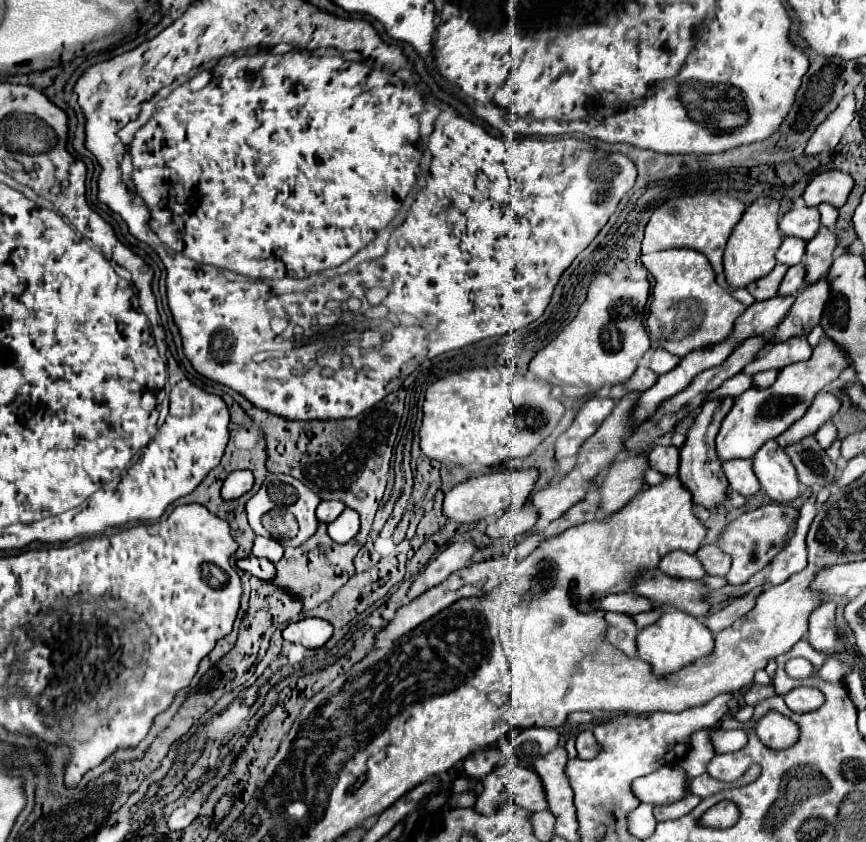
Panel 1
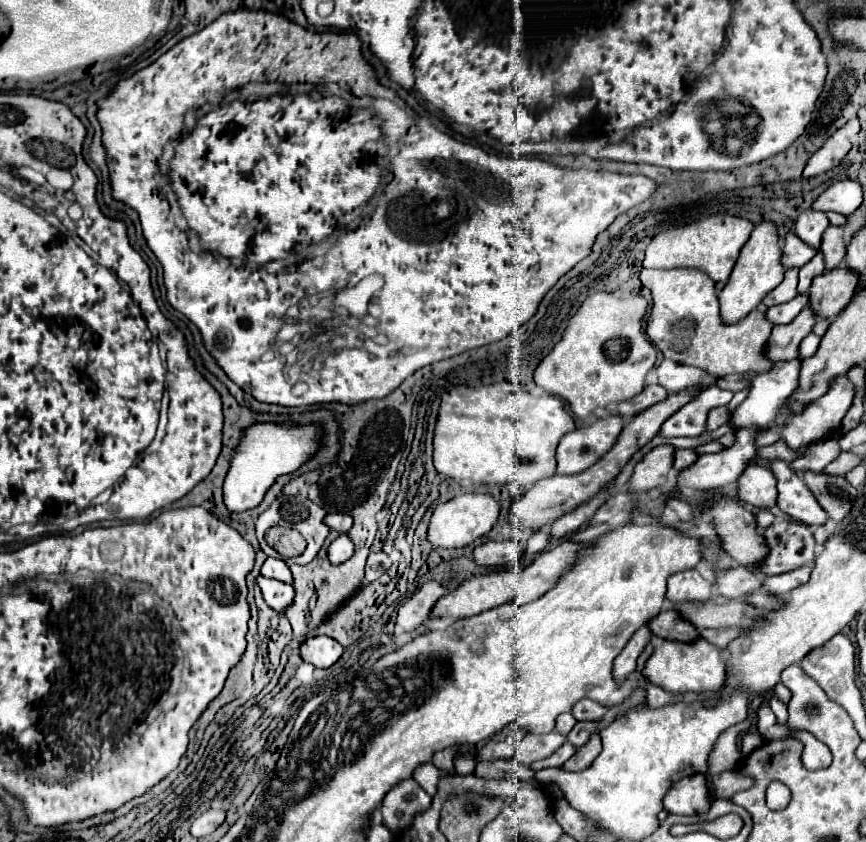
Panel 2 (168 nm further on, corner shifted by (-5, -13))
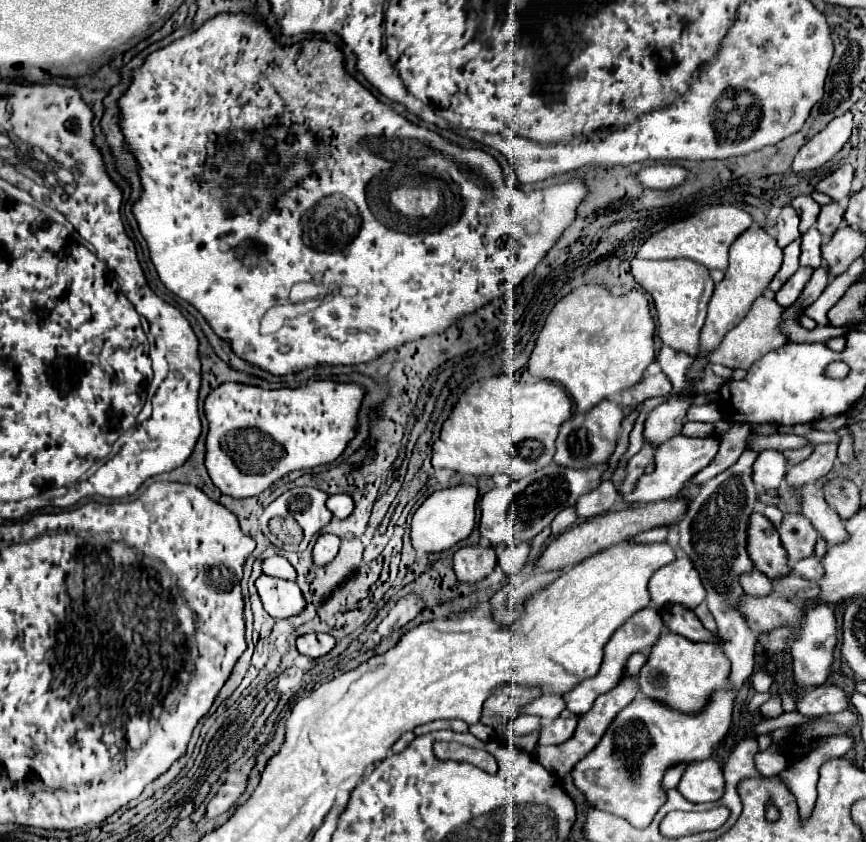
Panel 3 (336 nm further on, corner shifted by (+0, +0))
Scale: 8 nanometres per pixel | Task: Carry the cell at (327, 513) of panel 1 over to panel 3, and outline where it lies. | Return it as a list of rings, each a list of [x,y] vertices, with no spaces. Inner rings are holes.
[[[330,495],[326,507],[332,511],[336,519],[346,519],[354,511],[354,501],[348,495]]]

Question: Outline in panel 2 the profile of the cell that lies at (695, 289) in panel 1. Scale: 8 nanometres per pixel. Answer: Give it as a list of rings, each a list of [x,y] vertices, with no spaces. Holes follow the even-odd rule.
[[[695,268],[671,270],[641,270],[641,282],[651,290],[653,308],[647,320],[649,340],[663,352],[665,358],[701,368],[717,378],[741,372],[767,372],[773,362],[765,360],[763,346],[771,334],[771,324],[759,310],[735,324],[725,324],[719,314],[715,282],[705,272]]]

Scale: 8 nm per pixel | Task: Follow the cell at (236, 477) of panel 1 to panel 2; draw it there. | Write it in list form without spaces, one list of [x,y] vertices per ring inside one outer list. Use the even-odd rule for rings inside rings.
[[[255,424],[245,432],[245,438],[241,440],[237,454],[231,460],[231,468],[227,472],[225,484],[223,484],[223,496],[225,496],[225,506],[231,512],[243,512],[249,508],[255,508],[269,486],[275,482],[277,476],[281,474],[291,474],[295,472],[303,462],[307,462],[319,442],[321,430],[313,424],[309,426],[277,426],[277,424]]]

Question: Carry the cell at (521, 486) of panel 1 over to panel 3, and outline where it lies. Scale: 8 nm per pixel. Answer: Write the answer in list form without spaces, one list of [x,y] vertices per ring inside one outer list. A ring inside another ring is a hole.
[[[470,485],[448,487],[432,493],[412,517],[412,523],[410,523],[412,547],[420,553],[442,553],[458,545],[460,541],[464,541],[474,529],[476,499],[478,499],[478,491],[476,487],[470,487]]]

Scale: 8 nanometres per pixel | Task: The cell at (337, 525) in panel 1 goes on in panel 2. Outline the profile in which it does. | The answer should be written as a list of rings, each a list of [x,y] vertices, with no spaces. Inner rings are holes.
[[[341,534],[335,542],[329,546],[329,560],[333,564],[343,564],[353,556],[353,540],[349,540],[347,534]]]

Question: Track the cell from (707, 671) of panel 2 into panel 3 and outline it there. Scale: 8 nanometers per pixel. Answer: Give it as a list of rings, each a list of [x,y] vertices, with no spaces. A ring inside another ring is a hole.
[[[676,633],[660,635],[650,649],[646,665],[640,669],[638,685],[642,695],[652,697],[658,703],[682,713],[698,713],[708,705],[714,691],[732,689],[730,661],[718,643],[694,643]]]

